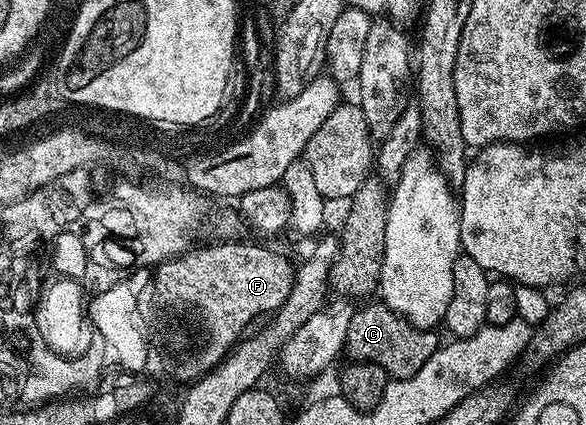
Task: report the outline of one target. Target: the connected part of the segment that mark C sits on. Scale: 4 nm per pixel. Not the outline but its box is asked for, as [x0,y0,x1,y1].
[346,301,441,373]

